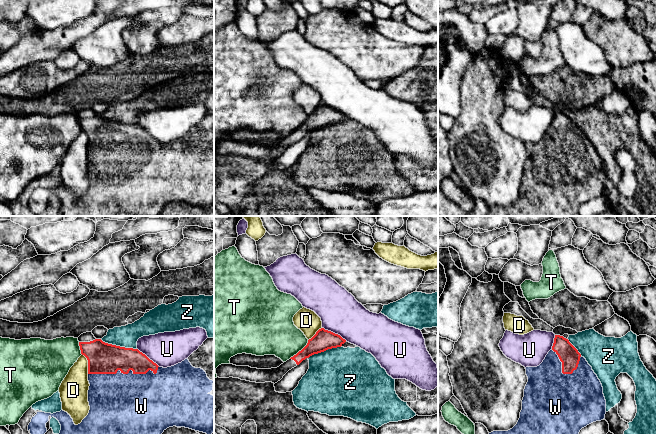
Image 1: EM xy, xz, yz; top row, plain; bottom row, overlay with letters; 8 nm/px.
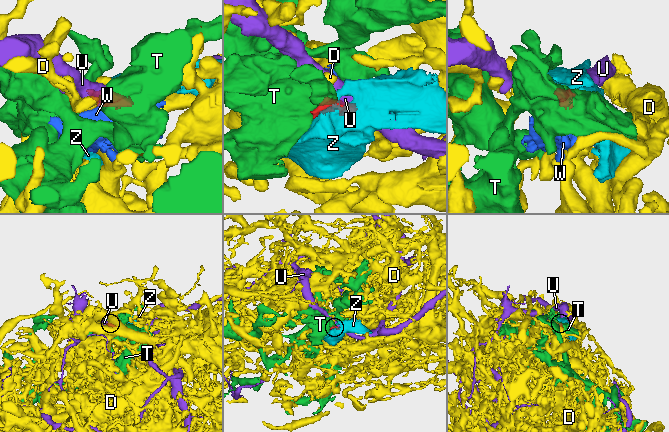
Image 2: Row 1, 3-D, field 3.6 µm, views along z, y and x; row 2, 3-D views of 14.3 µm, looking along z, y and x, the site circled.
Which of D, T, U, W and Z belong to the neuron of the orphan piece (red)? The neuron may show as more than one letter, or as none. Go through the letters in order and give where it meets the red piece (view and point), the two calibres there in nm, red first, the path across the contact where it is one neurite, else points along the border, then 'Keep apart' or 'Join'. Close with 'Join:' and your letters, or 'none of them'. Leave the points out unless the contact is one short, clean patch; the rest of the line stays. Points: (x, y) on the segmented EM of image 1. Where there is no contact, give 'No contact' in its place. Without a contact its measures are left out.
D: Touches red at xy (88, 364). Thickness 260 nm (red) against 220 nm. Boundary: xy (82, 354), (87, 360), (88, 373). Keep apart
T: Touches red at xz (299, 351). Thickness 160 nm (red) against 360 nm. Boundary: xz (308, 340), (300, 350), (289, 358). Keep apart
U: Touches red at xz (334, 333). Thickness 160 nm (red) against 320 nm. Keep apart
W: Touches red at xy (125, 373). Thickness 260 nm (red) against 480 nm. Join
Z: Touches red at xy (118, 346). Thickness 260 nm (red) against 180 nm. Keep apart
Join: W

